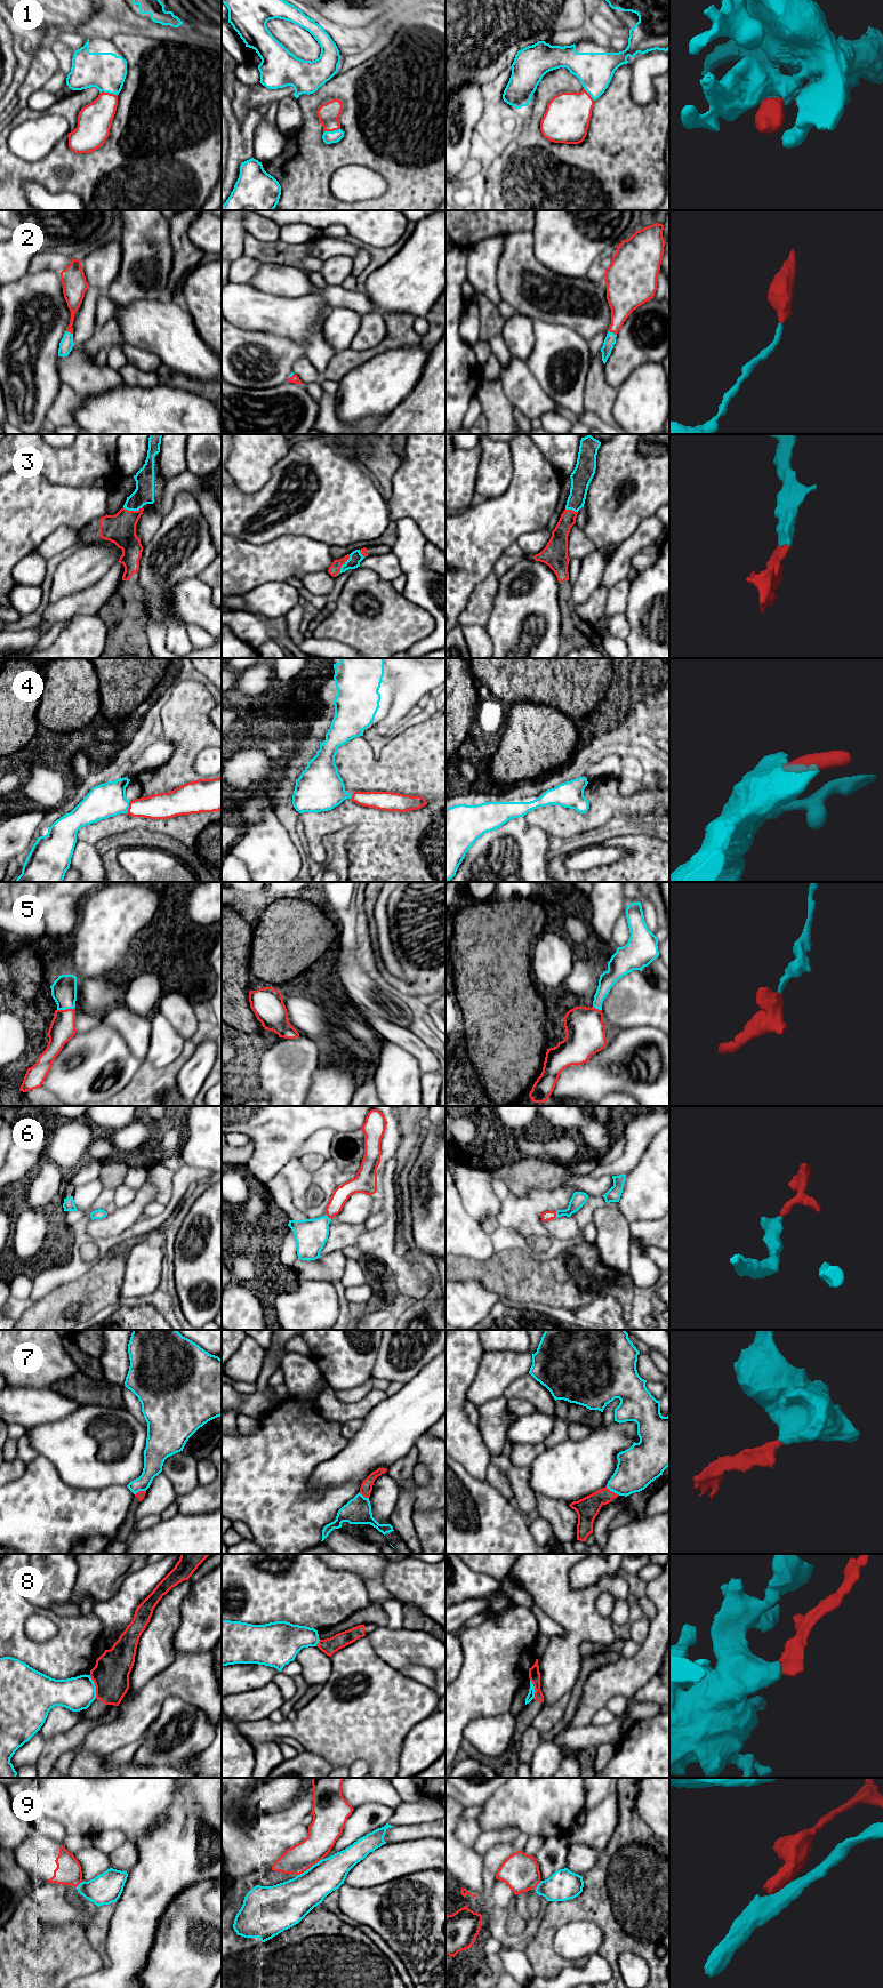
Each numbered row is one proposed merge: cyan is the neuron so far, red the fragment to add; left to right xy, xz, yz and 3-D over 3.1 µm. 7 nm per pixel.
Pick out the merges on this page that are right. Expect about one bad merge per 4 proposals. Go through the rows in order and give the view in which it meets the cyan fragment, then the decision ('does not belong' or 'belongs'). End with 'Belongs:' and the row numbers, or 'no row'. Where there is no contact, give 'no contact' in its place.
1: xy | belongs
2: yz | belongs
3: xz | belongs
4: xy | belongs
5: xy | belongs
6: yz | belongs
7: yz | does not belong
8: xy | does not belong
9: xz | belongs
Belongs: 1, 2, 3, 4, 5, 6, 9

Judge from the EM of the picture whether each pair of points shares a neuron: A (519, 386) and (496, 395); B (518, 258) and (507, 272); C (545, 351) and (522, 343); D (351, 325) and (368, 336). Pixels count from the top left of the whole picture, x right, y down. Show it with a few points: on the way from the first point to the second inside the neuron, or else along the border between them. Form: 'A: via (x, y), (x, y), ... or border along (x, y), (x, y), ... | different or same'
A: border along (499, 379), (504, 394), (514, 406) | different
B: via (518, 262), (511, 269) | same
C: border along (532, 321), (534, 347), (526, 361) | different
D: border along (362, 315), (360, 327), (350, 349) | different

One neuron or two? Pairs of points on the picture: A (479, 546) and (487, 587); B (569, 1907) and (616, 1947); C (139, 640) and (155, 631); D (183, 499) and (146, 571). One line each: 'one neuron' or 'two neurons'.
A: two neurons
B: one neuron
C: two neurons
D: one neuron

